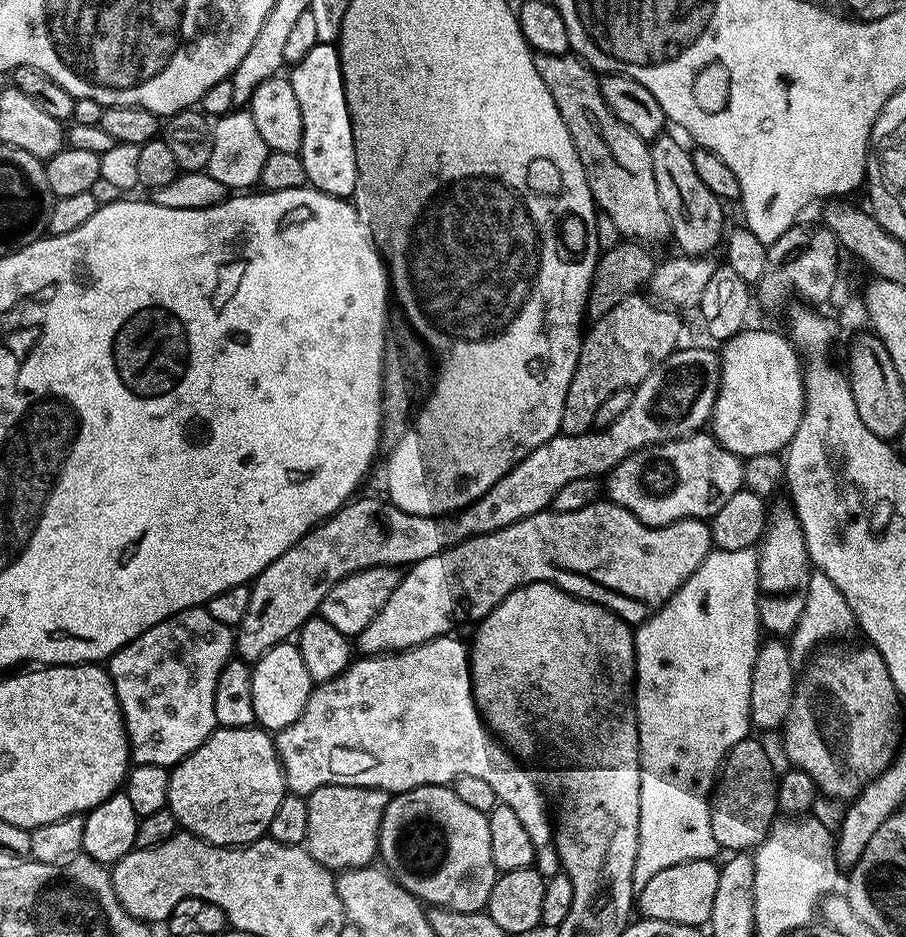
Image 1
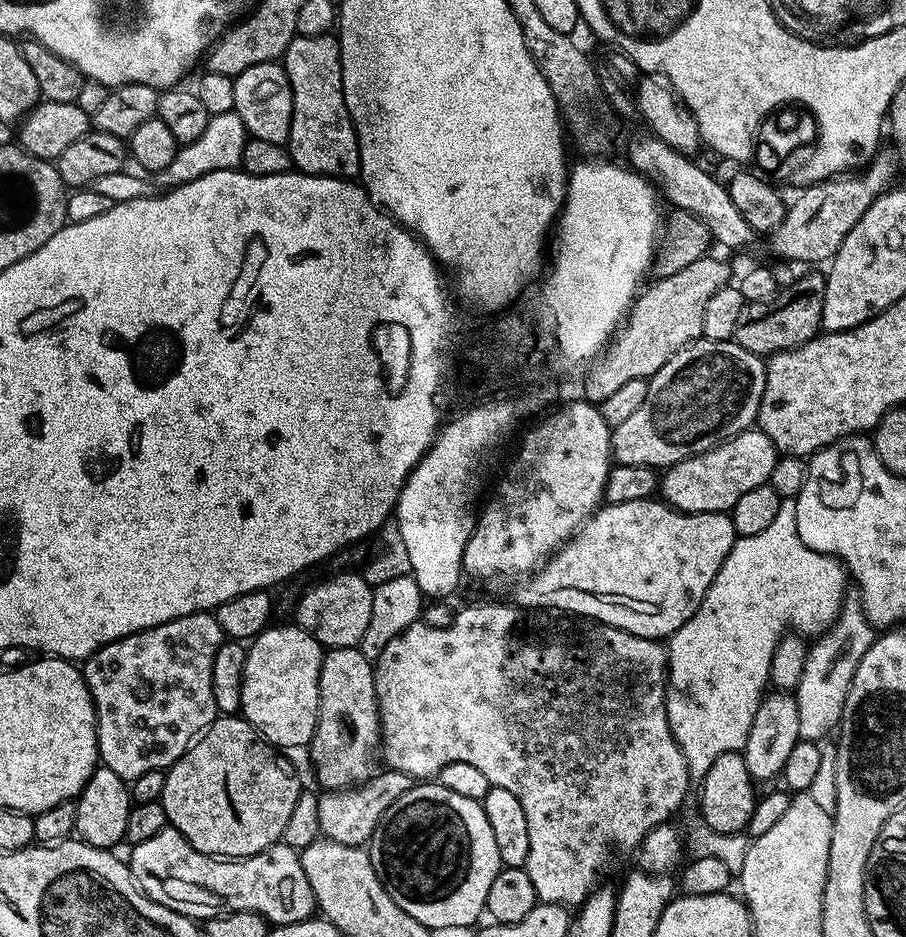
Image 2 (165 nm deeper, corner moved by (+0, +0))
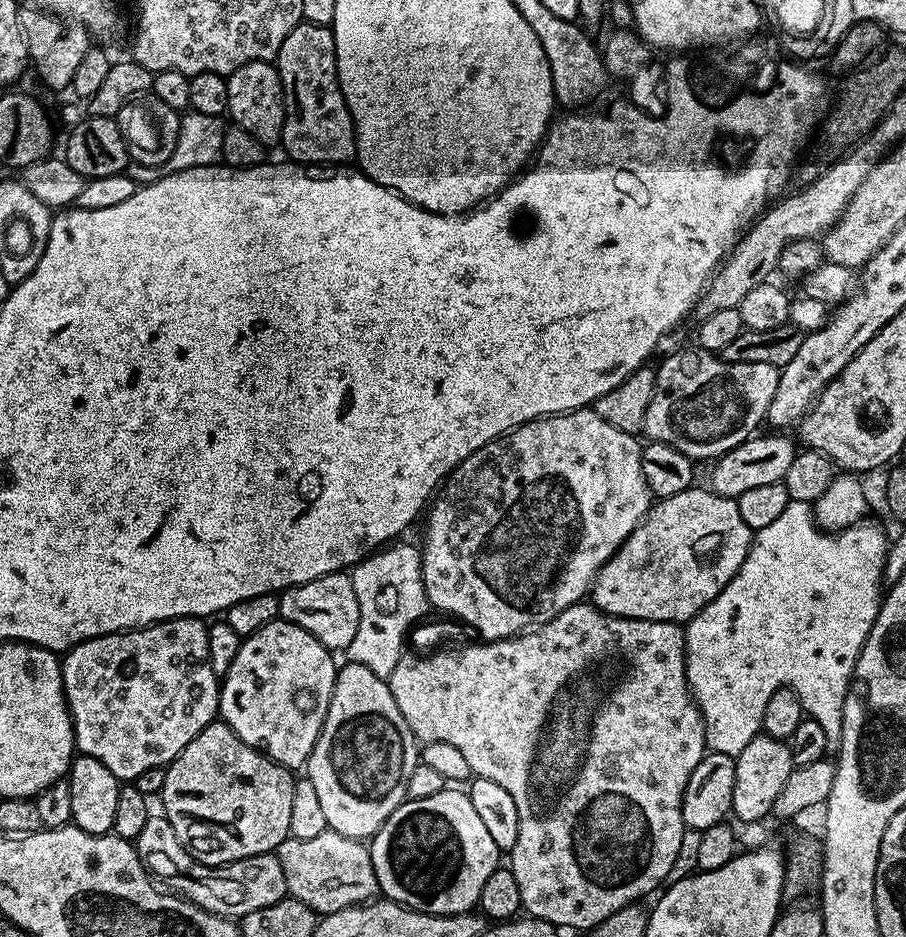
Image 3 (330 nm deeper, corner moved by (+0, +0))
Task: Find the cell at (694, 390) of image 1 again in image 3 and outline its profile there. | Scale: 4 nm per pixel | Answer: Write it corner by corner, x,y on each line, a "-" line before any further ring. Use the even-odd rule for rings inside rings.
696,346
689,352
676,352
656,368
656,393
650,398
643,435
648,436
649,441
657,440
682,450
682,454
692,457
693,461
715,461
753,435
760,423
765,423
770,402
774,402
774,390
778,390
779,377
780,369
766,362
726,362
717,353

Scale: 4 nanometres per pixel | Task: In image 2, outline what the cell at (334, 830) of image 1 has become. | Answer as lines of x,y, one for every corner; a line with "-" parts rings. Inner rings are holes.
384,770
371,780
351,788
325,791
318,802
318,826
321,837
346,846
367,845
384,811
412,787
413,777
395,770

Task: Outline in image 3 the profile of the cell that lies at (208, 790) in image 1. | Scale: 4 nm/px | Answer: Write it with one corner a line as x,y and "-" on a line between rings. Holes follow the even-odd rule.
213,722
164,768
164,785
158,796
164,799
162,814
174,826
174,834
178,834
182,846
198,862
219,868
264,852
275,853
276,847
289,839
290,802
294,799
296,782
293,769
282,767
257,748
242,742
228,724

